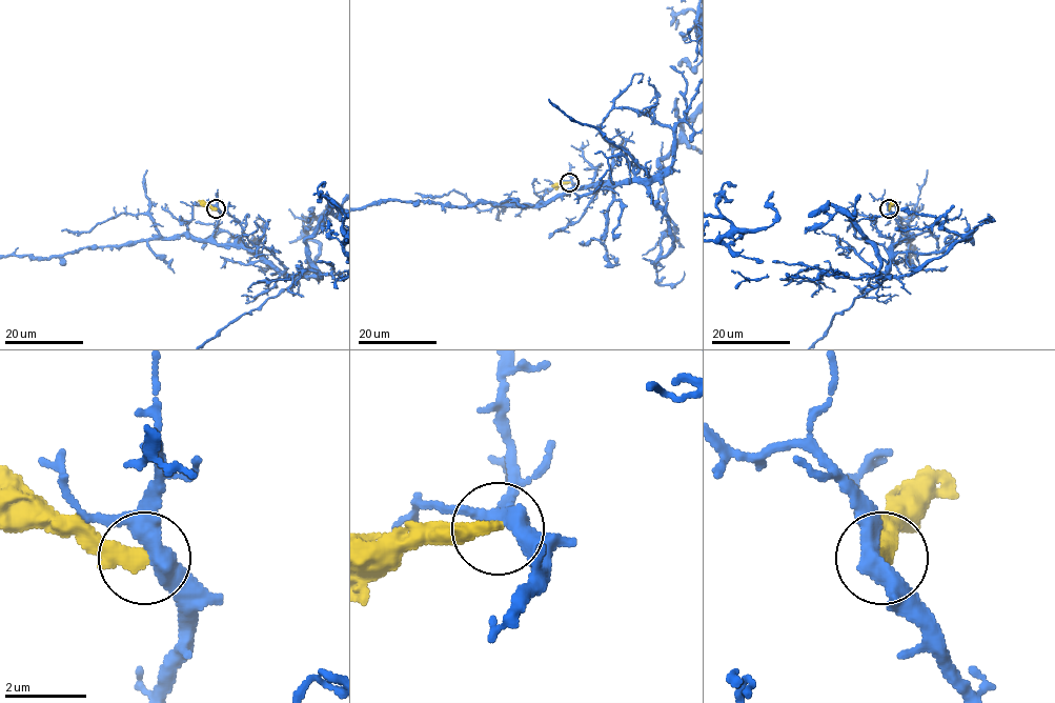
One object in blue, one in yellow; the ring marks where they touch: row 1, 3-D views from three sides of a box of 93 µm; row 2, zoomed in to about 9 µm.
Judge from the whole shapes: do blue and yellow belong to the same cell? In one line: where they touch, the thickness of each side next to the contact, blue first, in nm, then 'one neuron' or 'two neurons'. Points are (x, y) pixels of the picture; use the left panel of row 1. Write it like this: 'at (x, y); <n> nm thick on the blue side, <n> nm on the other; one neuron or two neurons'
at (216, 208); 440 nm thick on the blue side, 400 nm on the other; two neurons

